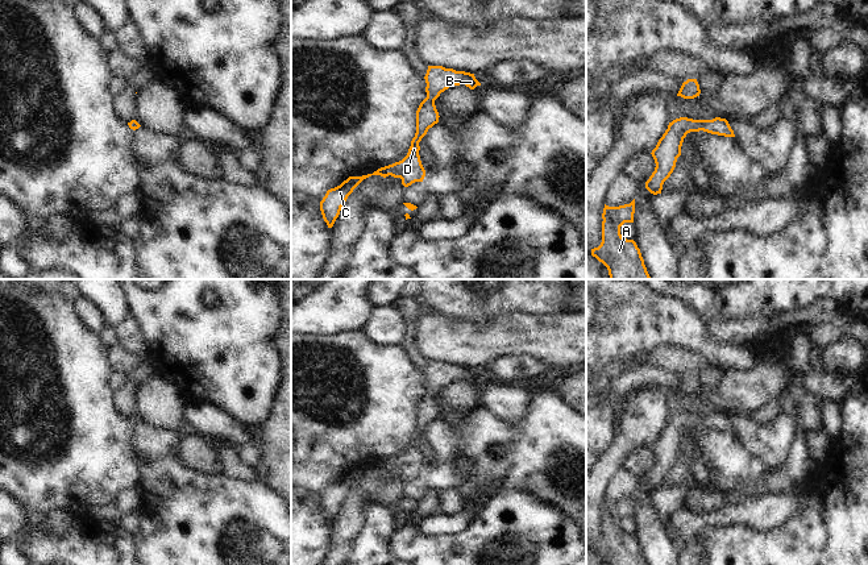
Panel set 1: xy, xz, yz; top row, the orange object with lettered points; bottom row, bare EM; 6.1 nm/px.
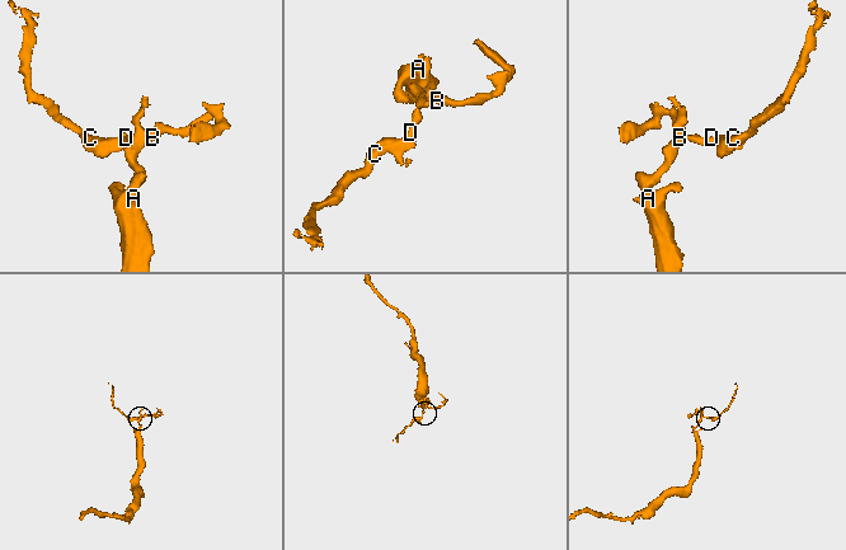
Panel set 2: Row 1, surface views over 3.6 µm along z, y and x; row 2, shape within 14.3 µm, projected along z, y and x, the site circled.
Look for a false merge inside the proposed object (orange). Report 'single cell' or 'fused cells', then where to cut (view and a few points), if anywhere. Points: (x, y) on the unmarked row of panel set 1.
single cell | no cut

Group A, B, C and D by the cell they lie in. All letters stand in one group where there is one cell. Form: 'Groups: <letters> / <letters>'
Groups: A B C D.

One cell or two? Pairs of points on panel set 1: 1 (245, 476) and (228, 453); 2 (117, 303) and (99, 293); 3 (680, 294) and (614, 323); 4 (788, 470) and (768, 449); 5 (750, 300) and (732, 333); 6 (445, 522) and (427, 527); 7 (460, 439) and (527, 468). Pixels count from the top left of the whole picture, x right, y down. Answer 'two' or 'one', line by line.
1: one
2: one
3: two
4: two
5: two
6: one
7: one

